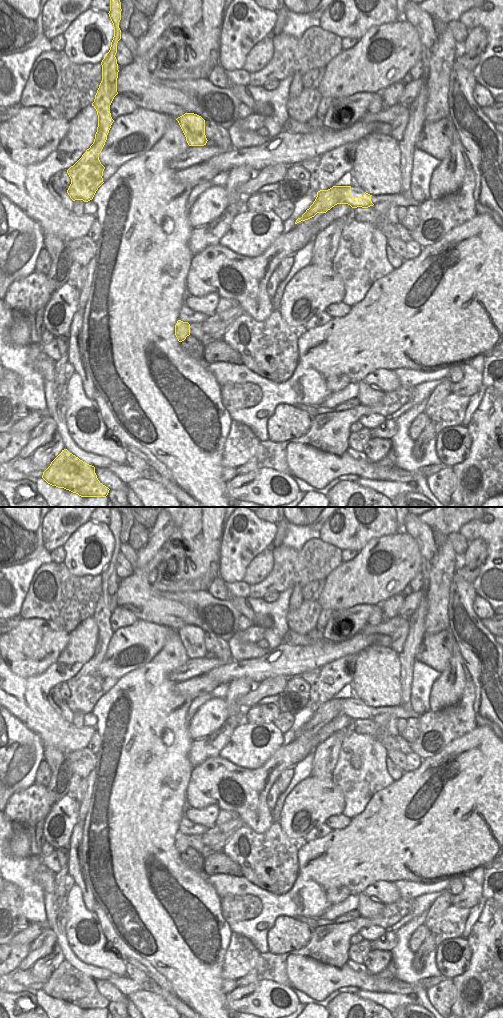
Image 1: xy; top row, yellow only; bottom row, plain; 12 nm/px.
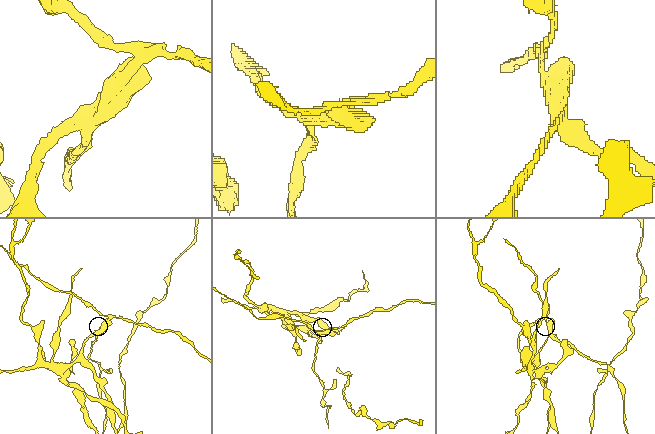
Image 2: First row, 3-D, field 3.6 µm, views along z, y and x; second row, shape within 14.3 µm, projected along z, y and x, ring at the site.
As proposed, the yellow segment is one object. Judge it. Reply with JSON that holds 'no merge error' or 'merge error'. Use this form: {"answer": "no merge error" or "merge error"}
{"answer": "merge error"}

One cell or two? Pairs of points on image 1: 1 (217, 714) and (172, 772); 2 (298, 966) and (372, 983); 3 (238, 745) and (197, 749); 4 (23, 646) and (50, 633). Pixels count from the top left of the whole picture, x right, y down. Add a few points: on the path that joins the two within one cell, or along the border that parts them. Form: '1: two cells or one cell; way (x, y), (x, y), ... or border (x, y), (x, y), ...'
1: two cells; border (188, 722), (188, 734), (193, 739)
2: one cell; way (316, 978), (354, 979)
3: two cells; border (238, 726), (234, 729), (229, 742), (218, 755)
4: one cell; way (30, 646), (43, 640)

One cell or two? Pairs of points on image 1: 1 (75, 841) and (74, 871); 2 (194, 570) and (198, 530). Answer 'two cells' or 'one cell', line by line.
1: one cell
2: one cell

